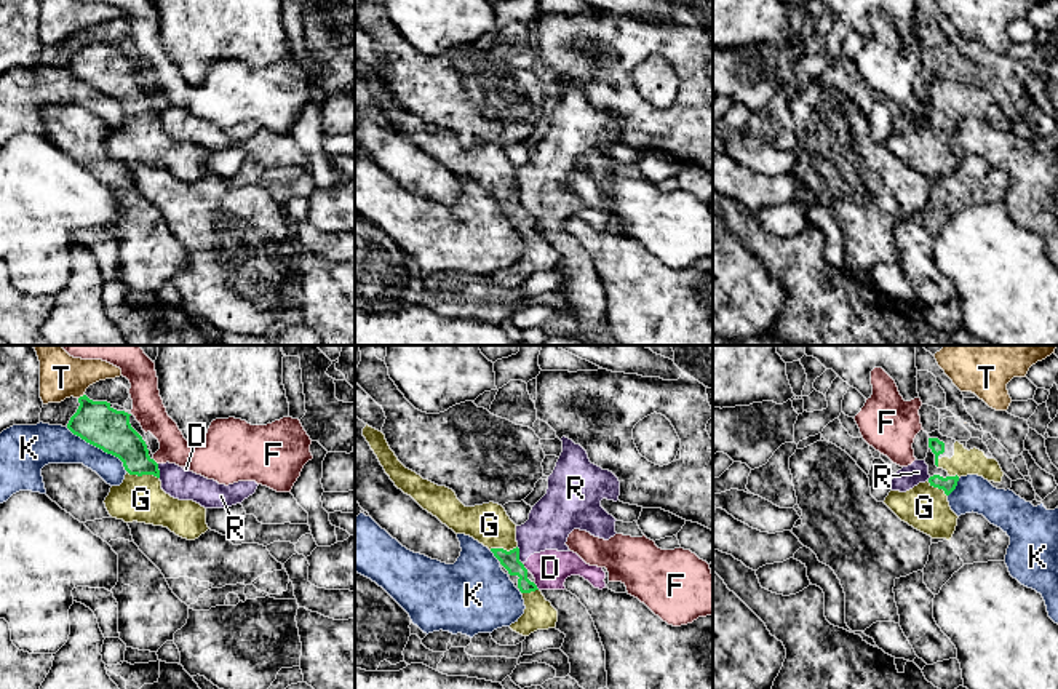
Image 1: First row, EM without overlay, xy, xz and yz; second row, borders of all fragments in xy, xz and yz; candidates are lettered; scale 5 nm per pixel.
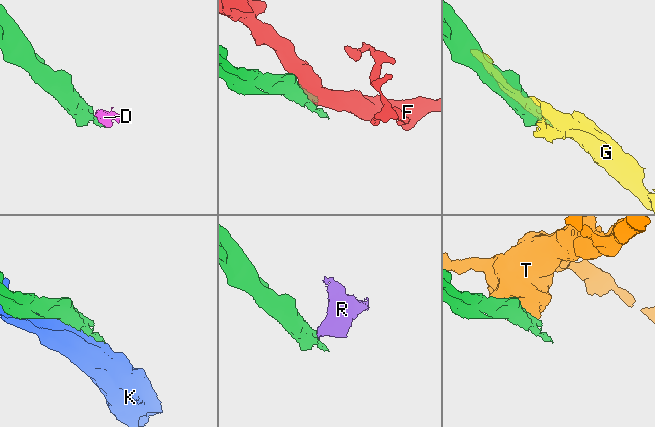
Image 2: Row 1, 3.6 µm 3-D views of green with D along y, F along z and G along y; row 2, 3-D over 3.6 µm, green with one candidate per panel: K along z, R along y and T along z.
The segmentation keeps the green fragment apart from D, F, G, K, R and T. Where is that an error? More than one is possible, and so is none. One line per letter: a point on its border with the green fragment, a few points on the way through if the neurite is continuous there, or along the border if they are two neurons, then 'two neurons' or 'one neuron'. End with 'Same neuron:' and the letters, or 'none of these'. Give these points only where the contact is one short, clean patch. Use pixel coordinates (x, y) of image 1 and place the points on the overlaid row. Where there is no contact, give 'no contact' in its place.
D: contact xz (523, 566); border xz (521, 563), (528, 569); two neurons
F: contact xy (155, 462); border xy (152, 459), (157, 464); two neurons
G: contact xy (143, 473); one neuron
K: contact xy (98, 446); two neurons
R: contact xz (518, 555); border xz (517, 547), (521, 563); two neurons
T: contact xy (80, 397); two neurons
Same neuron: G

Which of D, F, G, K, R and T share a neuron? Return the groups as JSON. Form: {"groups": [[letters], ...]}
{"groups": [["D", "R"], ["F"], ["G"], ["K"], ["T"]]}

